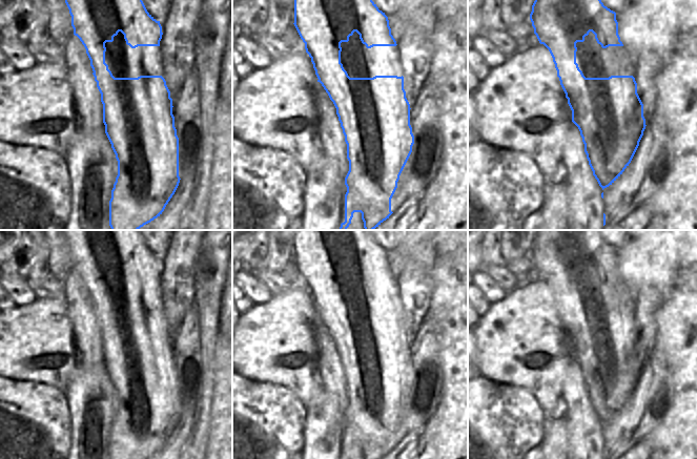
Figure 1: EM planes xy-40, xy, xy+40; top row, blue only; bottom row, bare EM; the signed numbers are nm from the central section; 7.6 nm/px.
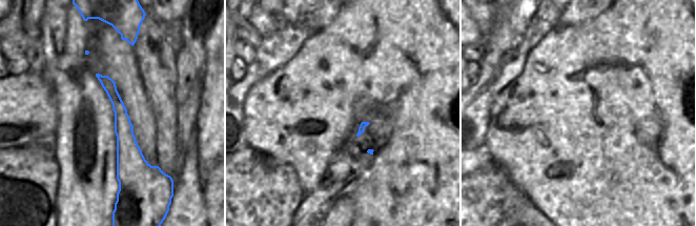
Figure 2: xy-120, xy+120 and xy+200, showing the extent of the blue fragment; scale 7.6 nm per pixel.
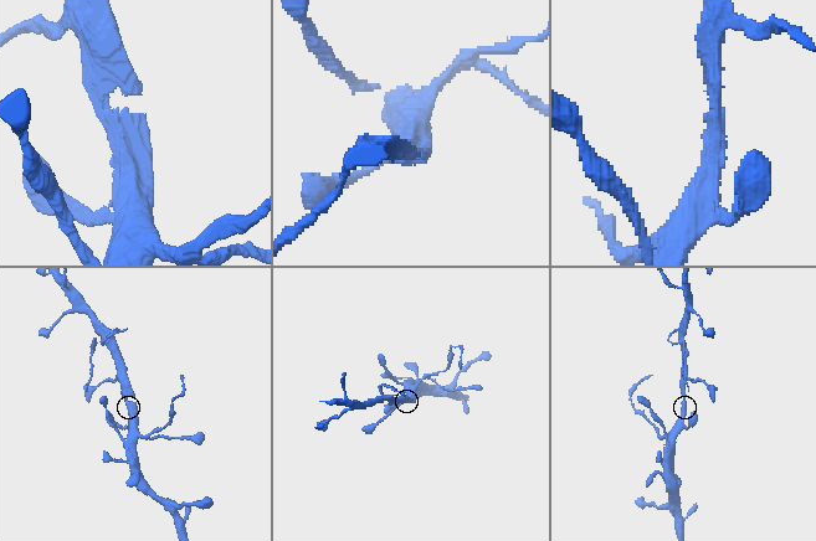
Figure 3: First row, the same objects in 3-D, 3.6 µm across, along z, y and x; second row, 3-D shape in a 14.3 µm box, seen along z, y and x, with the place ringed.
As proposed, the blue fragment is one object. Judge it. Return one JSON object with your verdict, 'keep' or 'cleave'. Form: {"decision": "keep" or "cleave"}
{"decision": "keep"}

